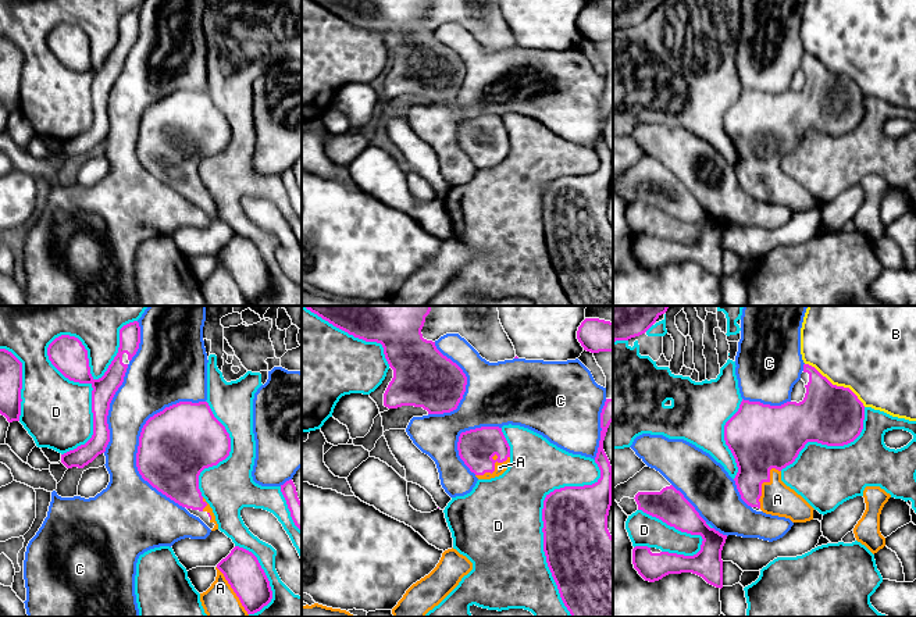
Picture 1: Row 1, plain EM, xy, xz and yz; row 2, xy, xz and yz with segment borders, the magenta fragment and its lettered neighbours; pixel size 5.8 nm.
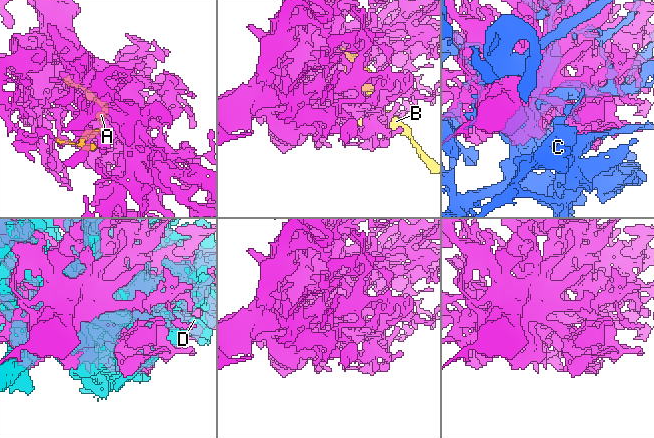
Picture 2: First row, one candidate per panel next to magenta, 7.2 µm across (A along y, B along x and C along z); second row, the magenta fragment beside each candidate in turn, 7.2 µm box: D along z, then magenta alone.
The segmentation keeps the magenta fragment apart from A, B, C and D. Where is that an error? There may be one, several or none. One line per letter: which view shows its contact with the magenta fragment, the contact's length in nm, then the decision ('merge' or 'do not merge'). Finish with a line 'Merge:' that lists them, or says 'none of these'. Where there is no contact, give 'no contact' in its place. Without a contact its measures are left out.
A: meets magenta in xz; contact 240 nm long; merge
B: meets magenta in yz; contact 440 nm long; do not merge
C: meets magenta in xy; contact 650 nm long; do not merge
D: meets magenta in xy; contact 900 nm long; do not merge
Merge: A

